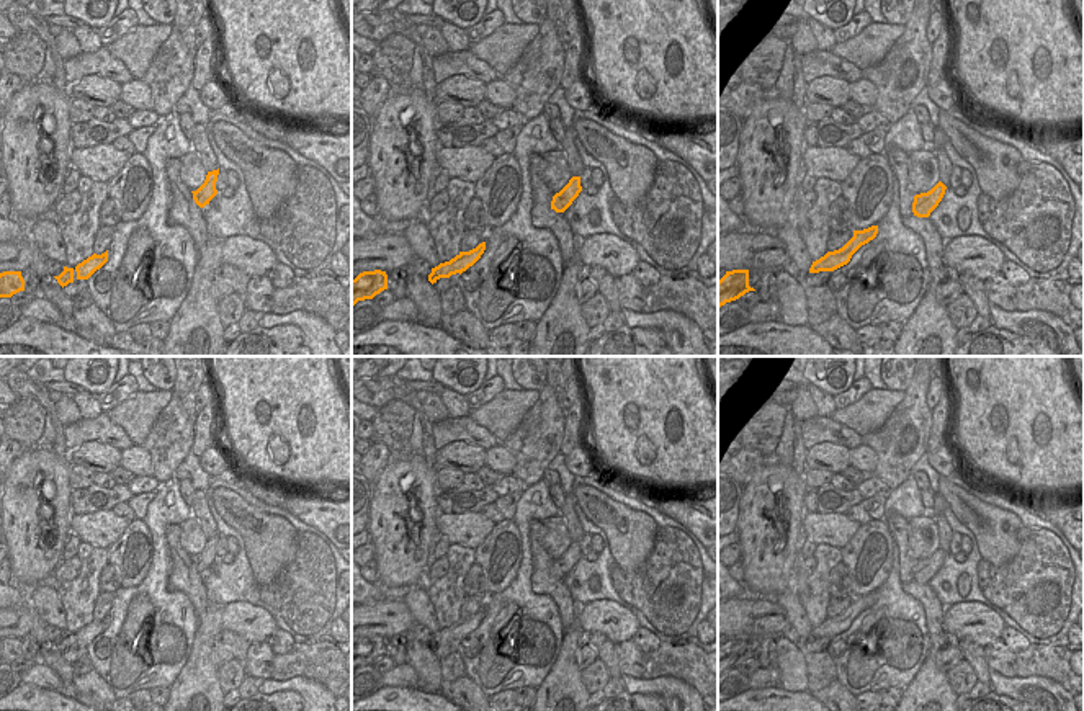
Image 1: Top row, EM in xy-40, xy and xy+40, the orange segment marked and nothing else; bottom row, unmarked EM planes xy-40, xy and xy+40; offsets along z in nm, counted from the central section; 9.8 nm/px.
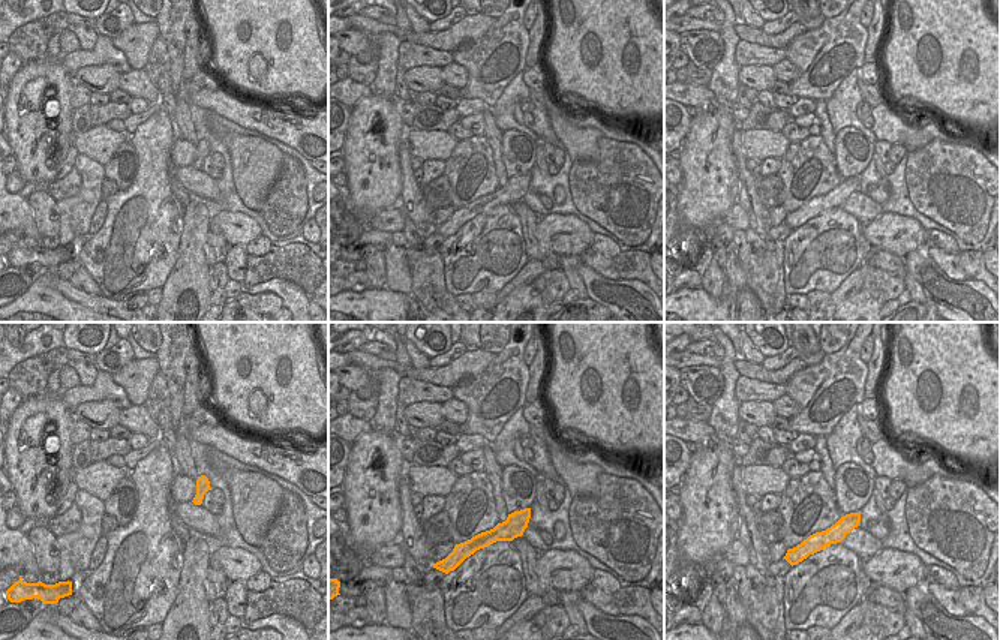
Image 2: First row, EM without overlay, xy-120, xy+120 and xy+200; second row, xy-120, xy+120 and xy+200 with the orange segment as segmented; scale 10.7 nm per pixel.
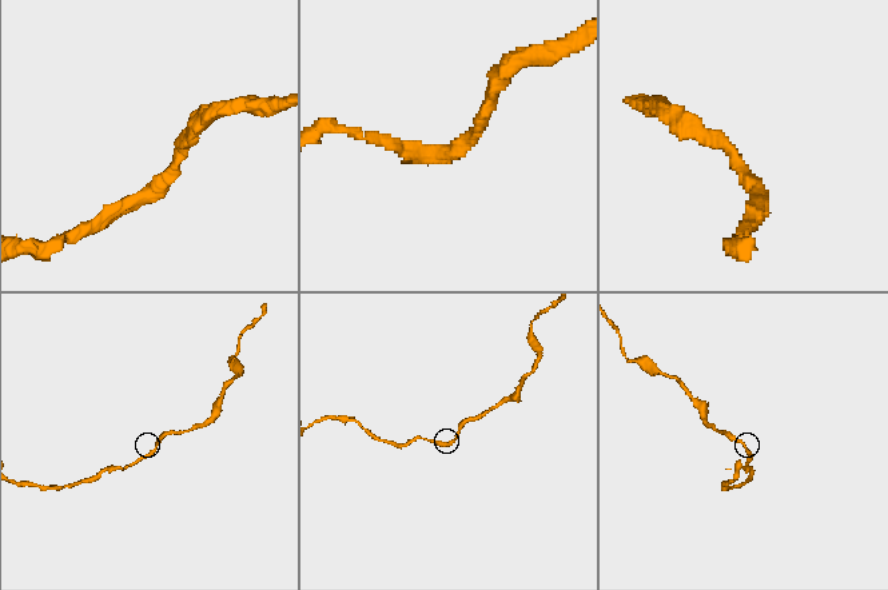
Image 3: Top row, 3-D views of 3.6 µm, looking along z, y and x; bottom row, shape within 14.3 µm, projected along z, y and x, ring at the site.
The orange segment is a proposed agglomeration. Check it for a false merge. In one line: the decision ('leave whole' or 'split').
leave whole

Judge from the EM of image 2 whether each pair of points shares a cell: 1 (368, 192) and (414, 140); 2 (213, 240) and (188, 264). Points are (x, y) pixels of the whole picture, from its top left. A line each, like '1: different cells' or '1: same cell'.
1: different cells
2: different cells

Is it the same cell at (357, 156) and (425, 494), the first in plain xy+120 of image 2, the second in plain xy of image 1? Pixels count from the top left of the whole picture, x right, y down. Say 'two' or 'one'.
one

